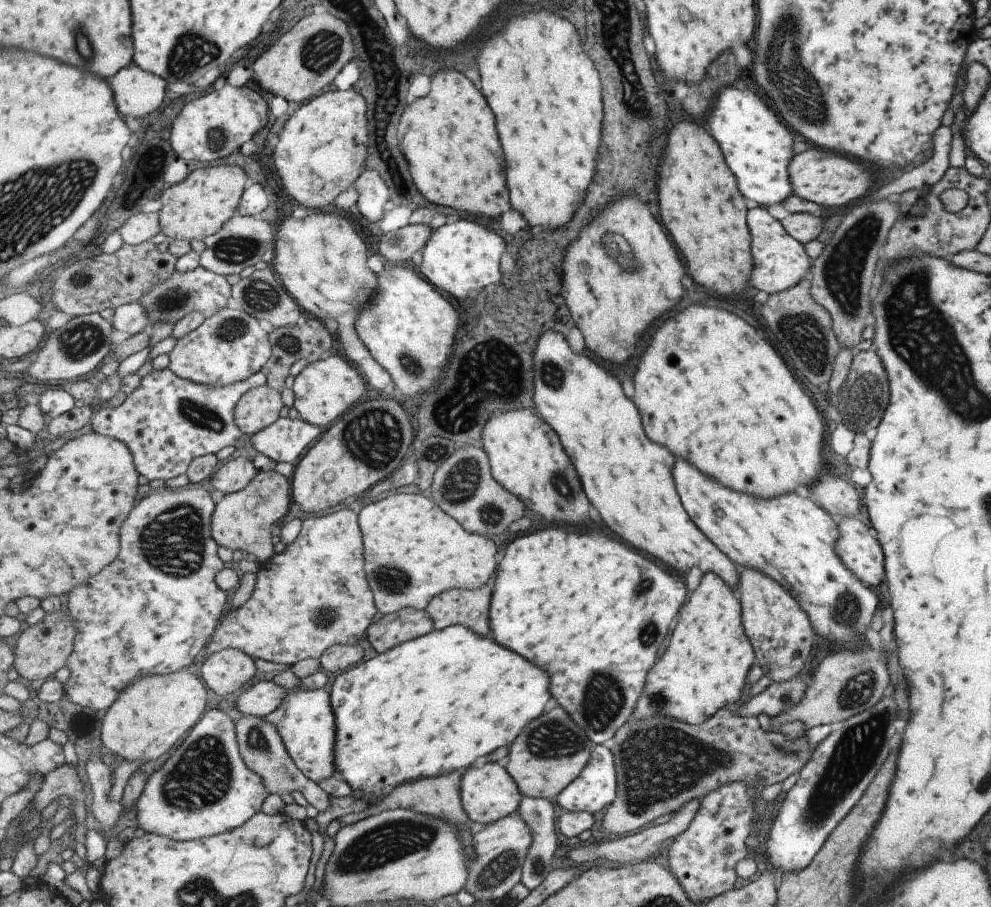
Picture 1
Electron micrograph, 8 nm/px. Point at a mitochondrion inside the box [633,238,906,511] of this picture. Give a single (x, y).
(805, 343)

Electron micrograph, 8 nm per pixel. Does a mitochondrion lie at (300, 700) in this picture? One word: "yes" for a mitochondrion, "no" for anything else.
no

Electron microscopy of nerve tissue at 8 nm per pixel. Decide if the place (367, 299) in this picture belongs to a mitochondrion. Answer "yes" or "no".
no

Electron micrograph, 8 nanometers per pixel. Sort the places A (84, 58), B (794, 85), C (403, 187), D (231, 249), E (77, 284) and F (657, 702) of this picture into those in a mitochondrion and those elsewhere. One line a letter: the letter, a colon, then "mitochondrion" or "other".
A: mitochondrion
B: mitochondrion
C: other
D: mitochondrion
E: mitochondrion
F: mitochondrion

